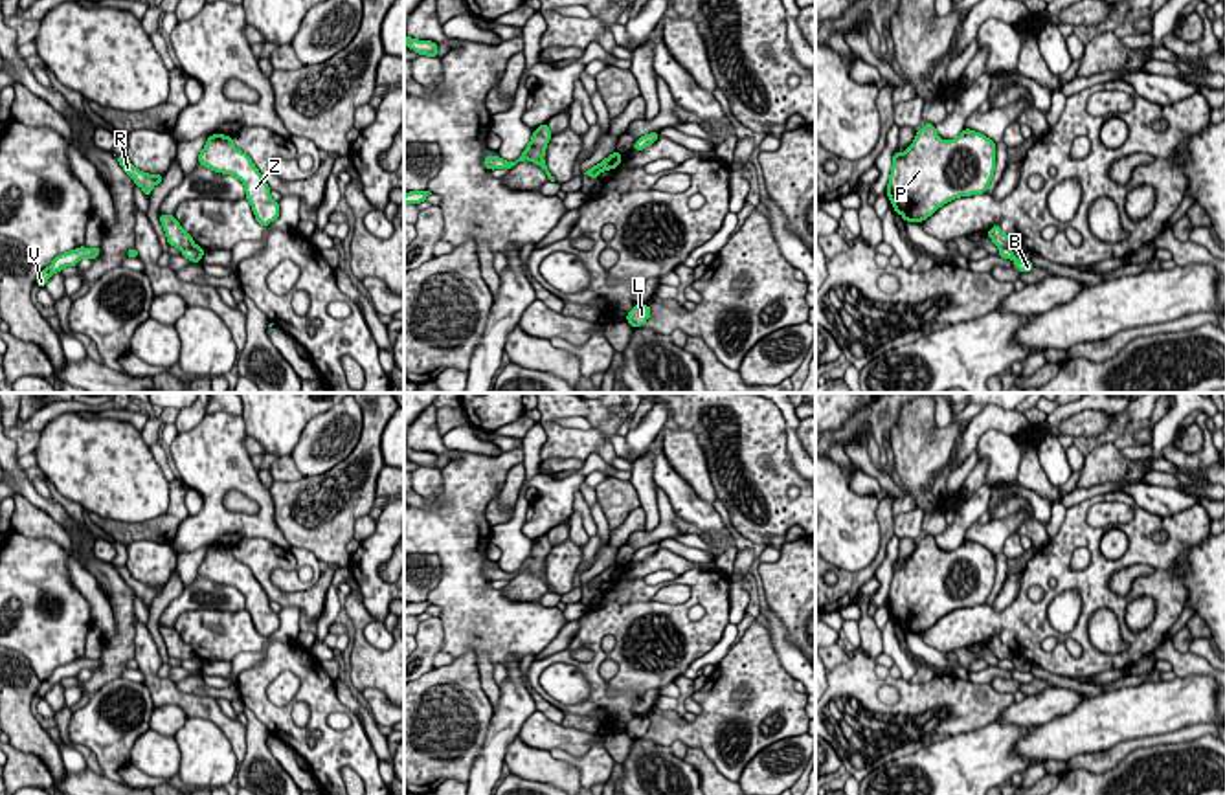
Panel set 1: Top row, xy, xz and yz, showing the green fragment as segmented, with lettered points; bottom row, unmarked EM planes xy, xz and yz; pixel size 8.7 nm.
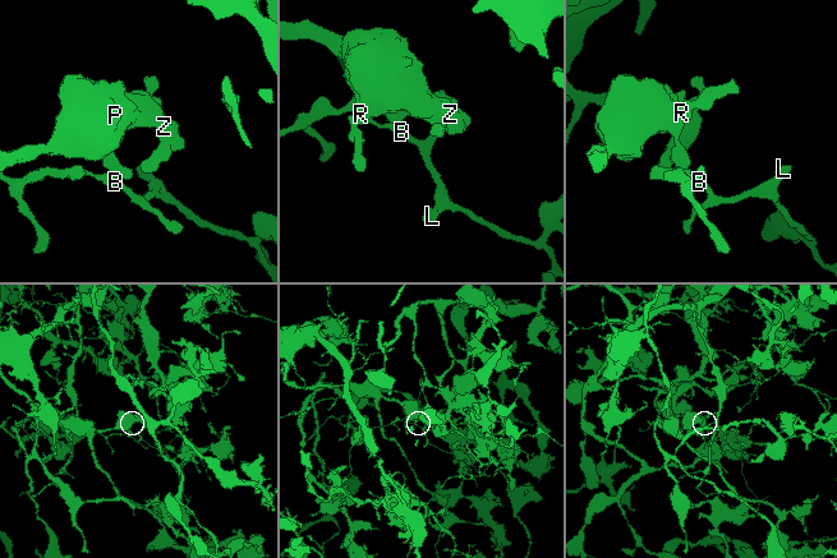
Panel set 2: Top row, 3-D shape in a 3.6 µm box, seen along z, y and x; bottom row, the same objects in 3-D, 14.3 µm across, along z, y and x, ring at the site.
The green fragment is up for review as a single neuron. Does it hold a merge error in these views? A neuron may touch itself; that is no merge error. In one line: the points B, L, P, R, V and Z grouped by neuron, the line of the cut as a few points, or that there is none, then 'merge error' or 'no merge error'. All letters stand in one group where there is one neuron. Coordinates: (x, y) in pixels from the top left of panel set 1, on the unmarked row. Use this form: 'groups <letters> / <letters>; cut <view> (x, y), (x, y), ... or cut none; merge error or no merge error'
groups B L V / P R Z; cut xy (193, 654), (182, 661); merge error

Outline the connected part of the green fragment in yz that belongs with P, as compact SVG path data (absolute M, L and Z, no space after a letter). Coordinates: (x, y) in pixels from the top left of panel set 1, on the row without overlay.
M926 534L904 565L893 567L887 597L889 613L894 624L905 633L922 633L940 617L959 608L983 606L995 582L995 554L984 545L964 540L955 551L944 553L933 534Z

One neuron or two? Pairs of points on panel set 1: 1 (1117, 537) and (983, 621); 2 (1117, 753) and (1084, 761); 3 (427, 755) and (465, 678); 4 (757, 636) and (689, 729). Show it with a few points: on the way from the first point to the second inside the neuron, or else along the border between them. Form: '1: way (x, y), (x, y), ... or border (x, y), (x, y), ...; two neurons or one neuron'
1: border (1121, 527), (1126, 537), (1126, 551), (1108, 560); two neurons
2: way (1110, 759), (1091, 761); one neuron
3: way (427, 737), (445, 715), (452, 696); one neuron
4: way (746, 660), (720, 685), (713, 711); one neuron

